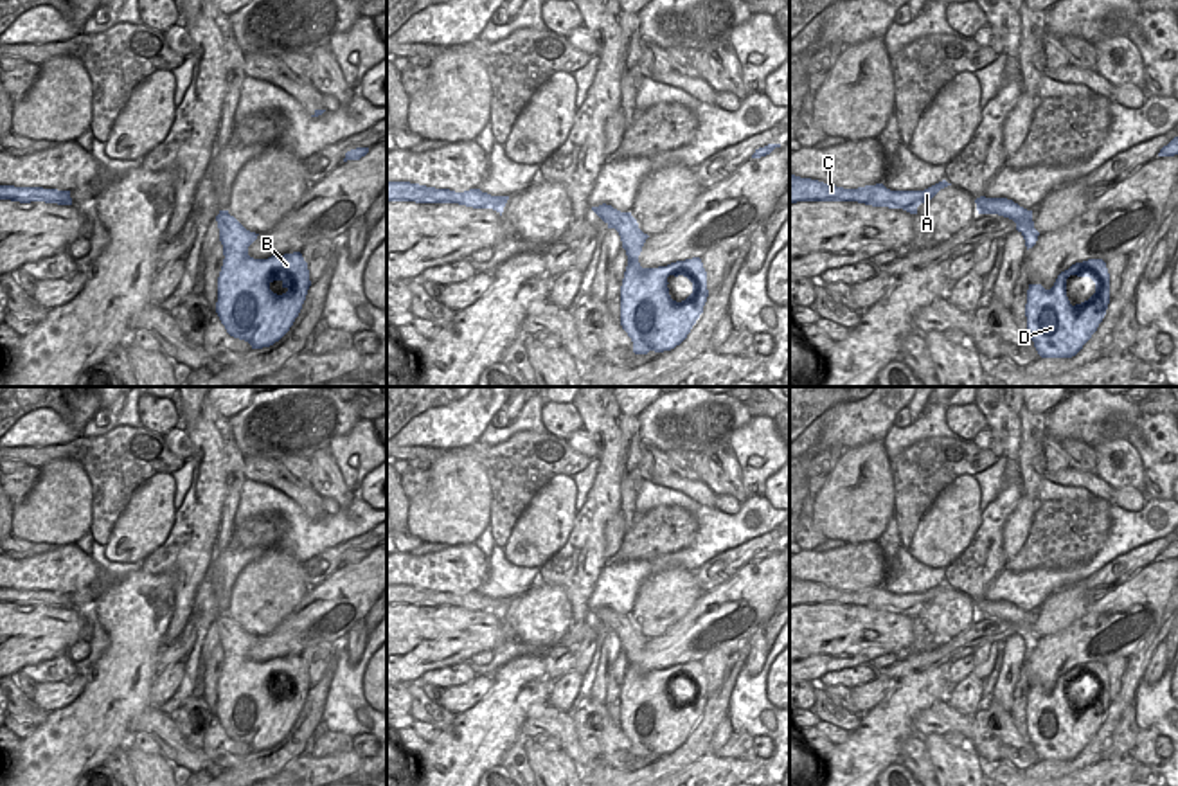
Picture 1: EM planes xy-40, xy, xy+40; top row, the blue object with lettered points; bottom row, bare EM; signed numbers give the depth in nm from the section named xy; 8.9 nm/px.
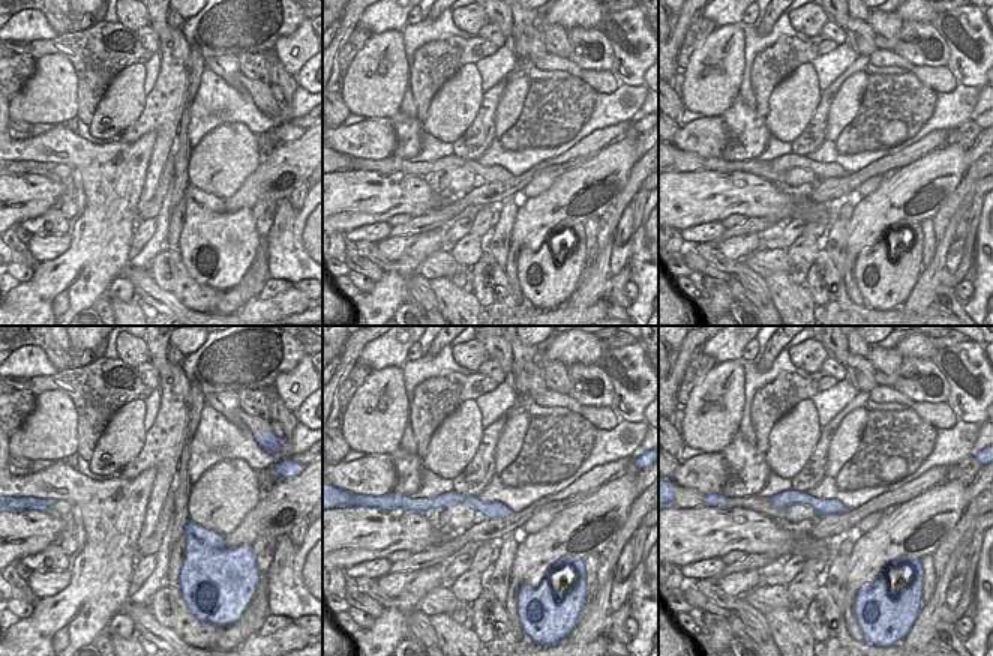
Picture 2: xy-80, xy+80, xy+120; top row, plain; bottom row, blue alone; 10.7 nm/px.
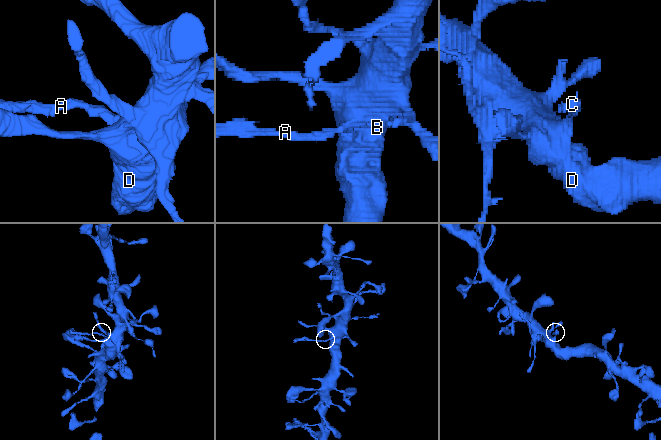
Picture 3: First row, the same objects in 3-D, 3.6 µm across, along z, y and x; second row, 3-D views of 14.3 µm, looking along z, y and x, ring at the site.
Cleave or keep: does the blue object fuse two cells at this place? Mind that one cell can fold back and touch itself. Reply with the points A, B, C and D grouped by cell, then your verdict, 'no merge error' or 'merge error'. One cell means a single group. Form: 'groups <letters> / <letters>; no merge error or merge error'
groups A B C D; no merge error

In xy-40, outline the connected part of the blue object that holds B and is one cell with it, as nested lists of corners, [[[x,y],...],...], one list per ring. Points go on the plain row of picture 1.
[[[219,613],[216,624],[225,658],[216,716],[230,739],[248,745],[252,752],[270,750],[290,734],[302,712],[311,689],[308,665],[300,655],[254,662],[248,649],[259,637],[246,633],[228,613]]]

